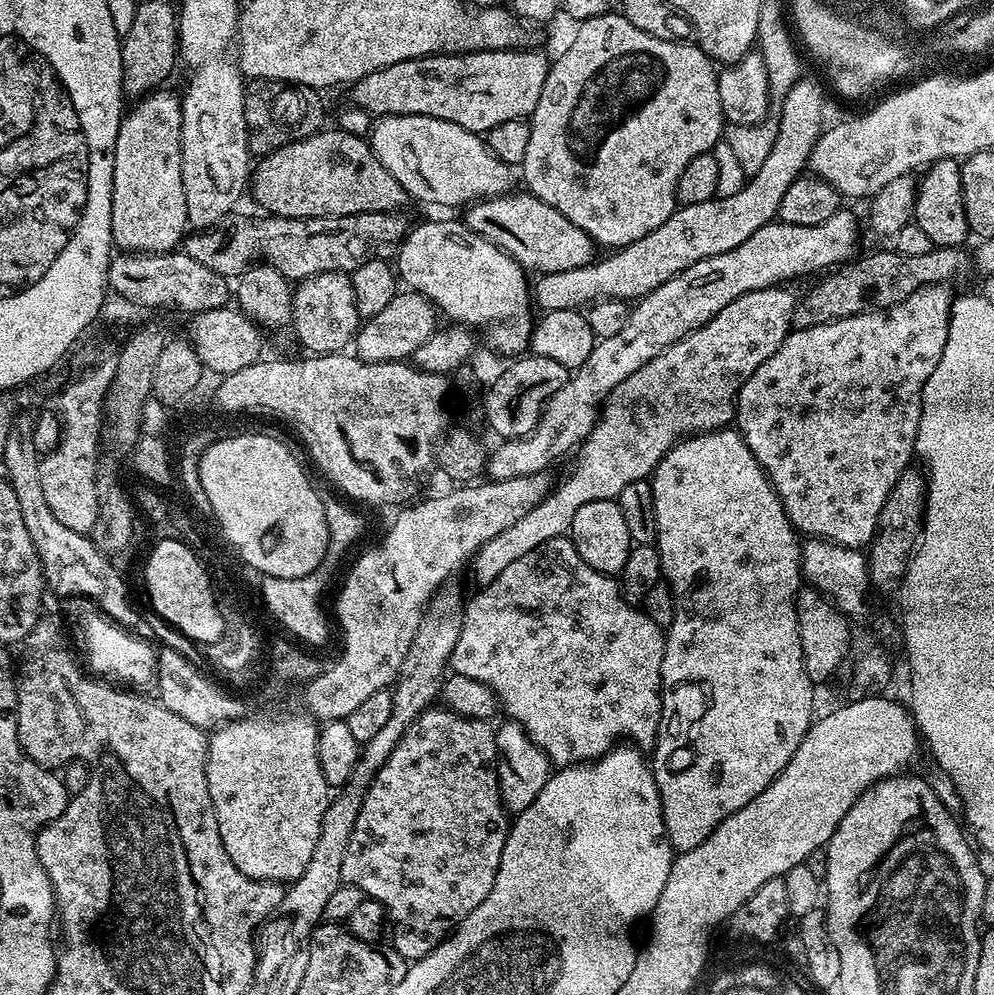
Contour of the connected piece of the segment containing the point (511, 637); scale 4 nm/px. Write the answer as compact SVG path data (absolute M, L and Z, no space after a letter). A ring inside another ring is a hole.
M559 536L530 550L530 554L522 554L518 562L510 562L510 566L506 566L506 570L502 570L502 574L498 574L494 582L483 585L479 591L480 593L472 601L467 601L464 609L464 624L460 627L458 642L452 651L451 671L457 676L474 678L474 682L485 684L496 697L502 712L505 712L503 715L509 720L519 722L529 738L548 755L549 765L562 769L570 764L599 760L601 756L617 747L623 741L620 740L623 736L628 739L625 741L631 742L641 750L651 749L655 745L656 737L660 735L664 714L662 662L664 661L665 629L660 628L647 612L637 605L636 609L632 605L635 603L626 599L621 585L613 577L594 570L594 566L587 564L582 554L578 554L578 550L572 545L571 539Z

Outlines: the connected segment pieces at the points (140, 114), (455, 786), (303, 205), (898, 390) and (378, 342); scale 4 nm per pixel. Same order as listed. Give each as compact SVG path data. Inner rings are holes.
M157 90L143 98L137 99L135 101L136 104L130 111L121 119L120 122L120 133L118 134L118 138L116 139L116 157L114 158L114 170L112 171L112 242L113 245L117 249L123 250L128 254L151 254L154 252L170 252L173 251L185 239L186 231L184 232L184 228L187 229L189 227L188 215L186 214L186 194L182 190L182 154L180 153L180 100L179 97L175 96L172 92L164 92L165 90Z
M443 706L429 707L410 726L410 730L394 746L394 754L386 758L386 762L376 772L368 791L364 793L364 801L360 807L358 818L352 827L350 842L346 846L346 854L342 858L342 881L362 889L365 897L376 900L386 906L386 916L389 921L396 923L396 929L391 929L390 940L394 943L395 951L404 957L405 961L415 962L430 954L434 949L447 940L452 929L471 914L474 909L490 894L496 881L498 866L502 858L502 846L508 836L510 827L509 817L500 800L500 778L498 775L498 753L496 751L496 733L493 725L486 720L475 720L459 716L457 712L449 712Z
M328 126L323 130L314 133L310 137L304 137L298 141L292 141L281 148L274 148L273 152L265 155L260 161L261 164L255 165L254 171L250 176L250 196L256 199L256 204L261 208L261 213L269 216L281 216L282 218L314 218L315 216L353 216L354 214L366 214L367 212L400 212L404 203L409 203L408 192L400 185L393 176L388 173L386 166L378 162L378 158L372 153L371 143L363 135L344 132L337 126Z
M931 284L925 288L919 288L914 294L910 294L910 298L906 298L901 304L896 304L892 308L885 308L878 312L863 312L857 316L847 316L841 320L815 322L816 324L810 325L809 328L798 329L799 327L797 327L795 330L789 331L787 338L782 342L782 346L778 346L778 350L774 354L770 354L770 358L766 358L766 362L762 362L762 366L758 366L758 370L754 370L754 374L750 374L748 381L740 387L740 393L736 396L735 427L738 429L740 435L744 437L746 446L750 446L754 458L764 467L768 481L774 485L776 492L780 495L780 500L784 504L784 509L786 510L789 520L792 522L792 527L803 533L805 537L830 540L834 544L841 544L843 548L863 549L865 546L871 545L872 538L876 535L876 528L880 524L882 506L886 506L886 498L890 498L890 490L894 490L898 478L905 472L909 465L911 465L908 463L911 462L912 456L914 457L914 453L916 452L916 435L918 434L918 426L920 425L920 411L924 405L924 387L930 378L930 374L934 374L934 366L938 366L938 362L942 358L942 350L946 350L948 320L952 316L952 303L954 301L953 293L948 293L948 290L945 285Z
M411 290L401 291L388 303L386 310L378 310L378 314L363 321L354 337L355 355L370 364L387 360L407 361L438 331L436 316L438 317L437 309L425 296Z

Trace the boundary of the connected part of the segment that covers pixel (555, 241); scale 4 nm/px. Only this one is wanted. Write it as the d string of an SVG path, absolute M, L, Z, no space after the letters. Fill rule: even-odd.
M525 191L518 192L475 201L467 209L469 212L466 223L469 233L494 242L494 246L510 254L514 262L518 262L529 273L534 272L532 274L574 270L593 262L592 237L574 226L570 218L558 214L554 206Z

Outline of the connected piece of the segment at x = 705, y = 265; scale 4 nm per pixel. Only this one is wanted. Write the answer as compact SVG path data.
M842 206L830 218L826 218L824 224L818 226L790 226L779 222L771 222L762 225L760 229L750 238L746 238L736 249L726 253L720 253L714 257L706 257L702 261L694 262L686 269L682 269L676 276L670 277L666 282L662 282L657 288L644 295L638 303L629 311L626 326L618 330L618 334L610 334L610 338L596 340L590 350L590 358L582 362L582 366L575 369L569 375L568 380L554 393L544 405L544 411L540 413L540 420L535 428L527 436L519 436L516 440L504 440L495 449L489 451L486 461L487 475L491 479L510 480L519 476L529 476L535 472L545 471L563 452L571 453L581 442L588 439L596 421L599 420L602 405L612 395L612 391L630 374L646 362L650 362L658 354L678 342L683 336L689 336L694 330L698 330L703 324L708 324L720 311L730 302L734 302L740 296L745 296L747 292L762 290L763 288L774 288L783 285L784 280L792 280L795 276L804 276L807 272L820 272L835 269L843 260L851 261L856 252L856 216Z

